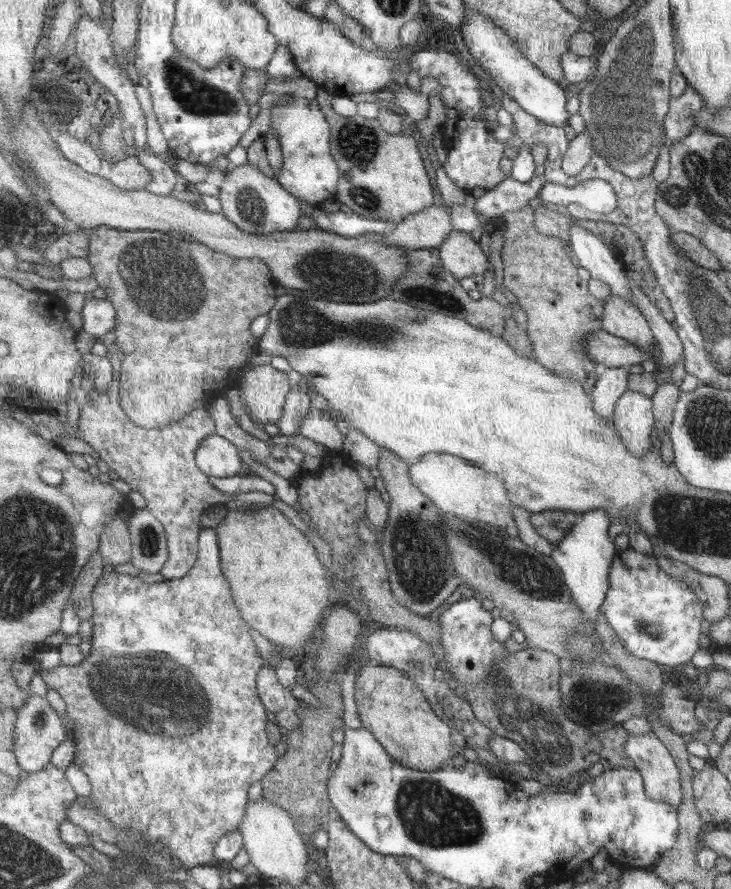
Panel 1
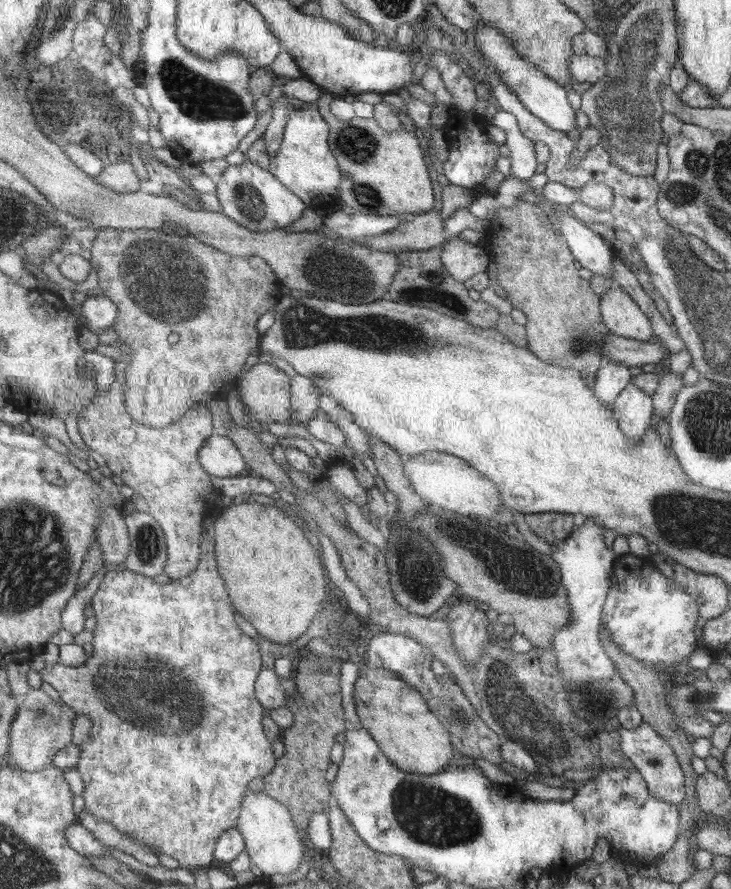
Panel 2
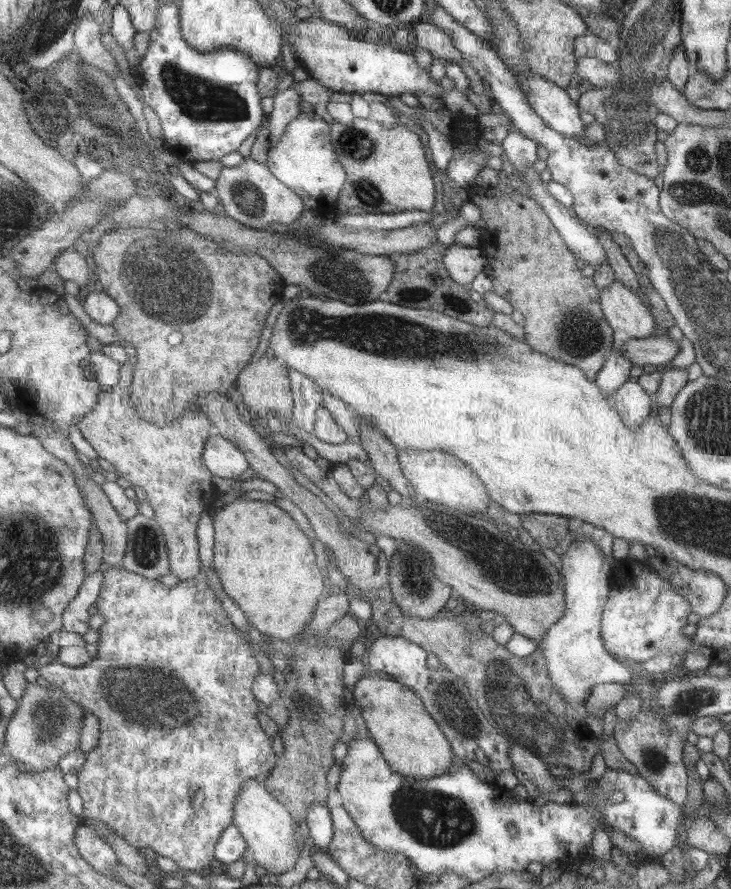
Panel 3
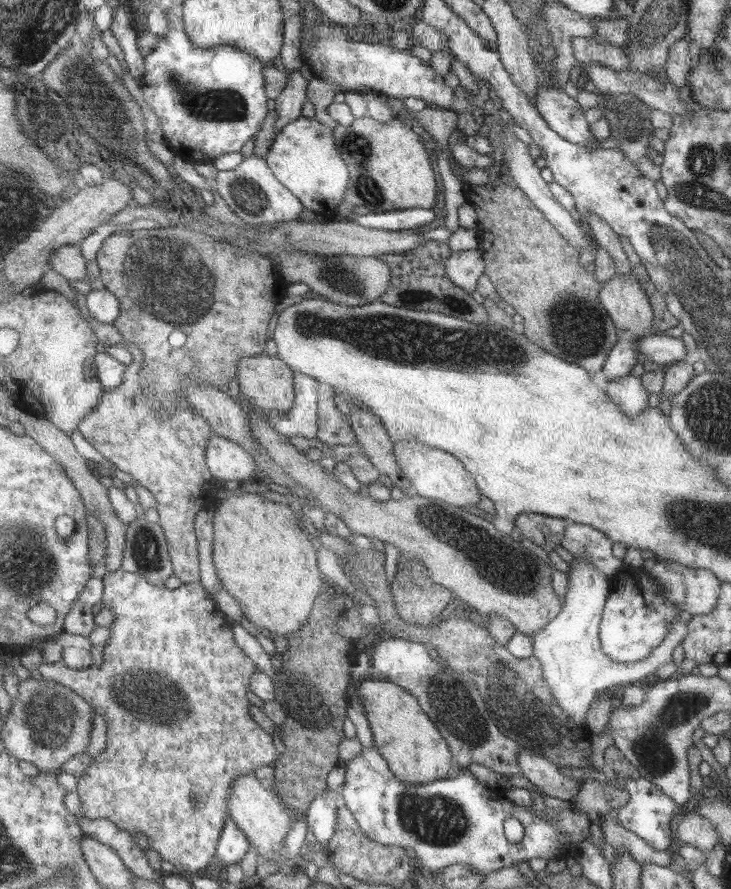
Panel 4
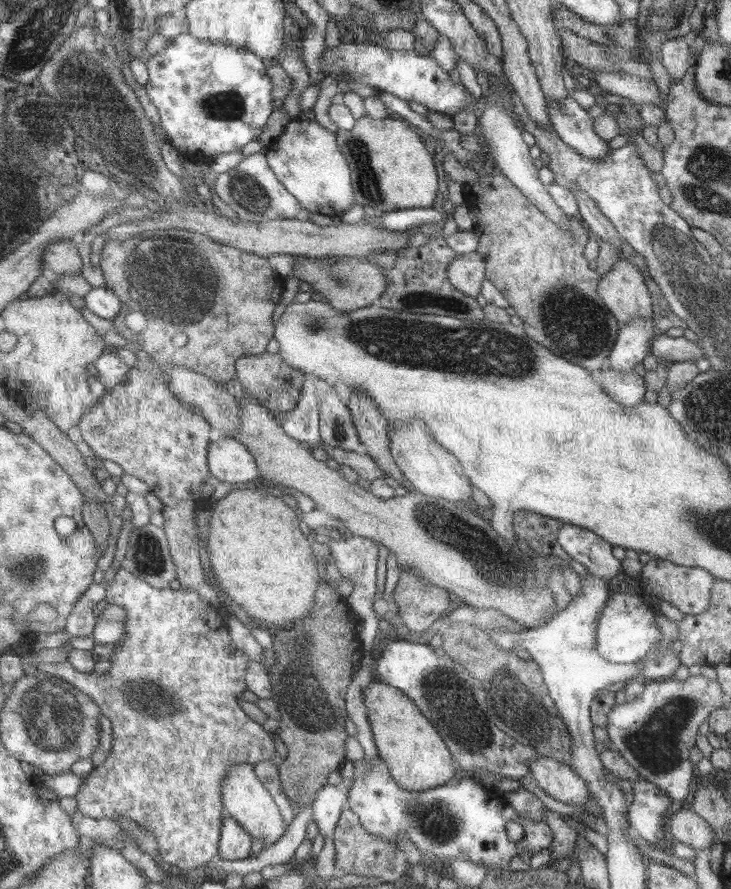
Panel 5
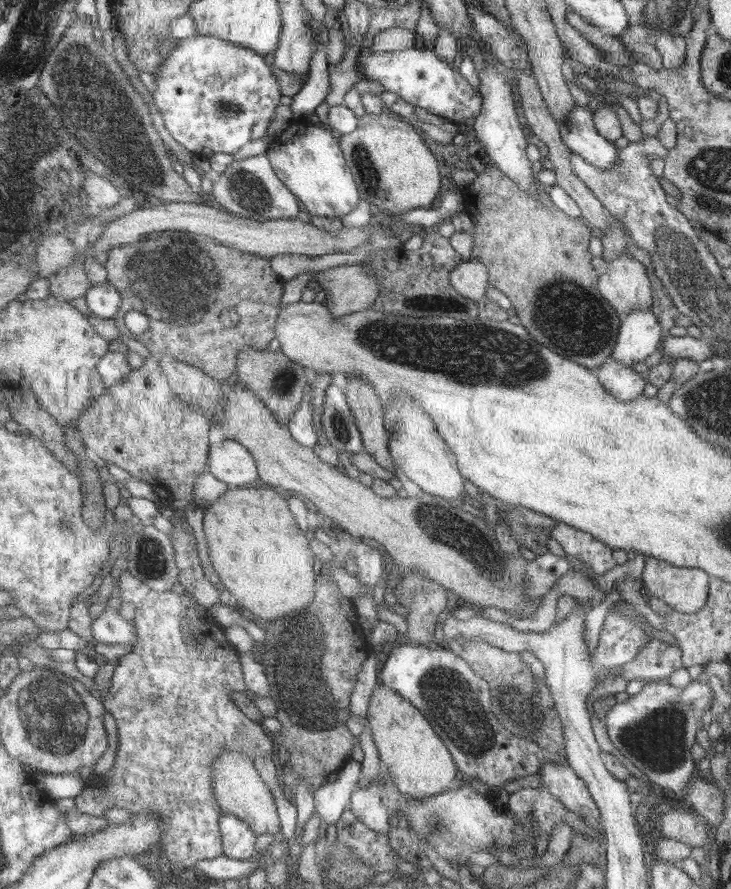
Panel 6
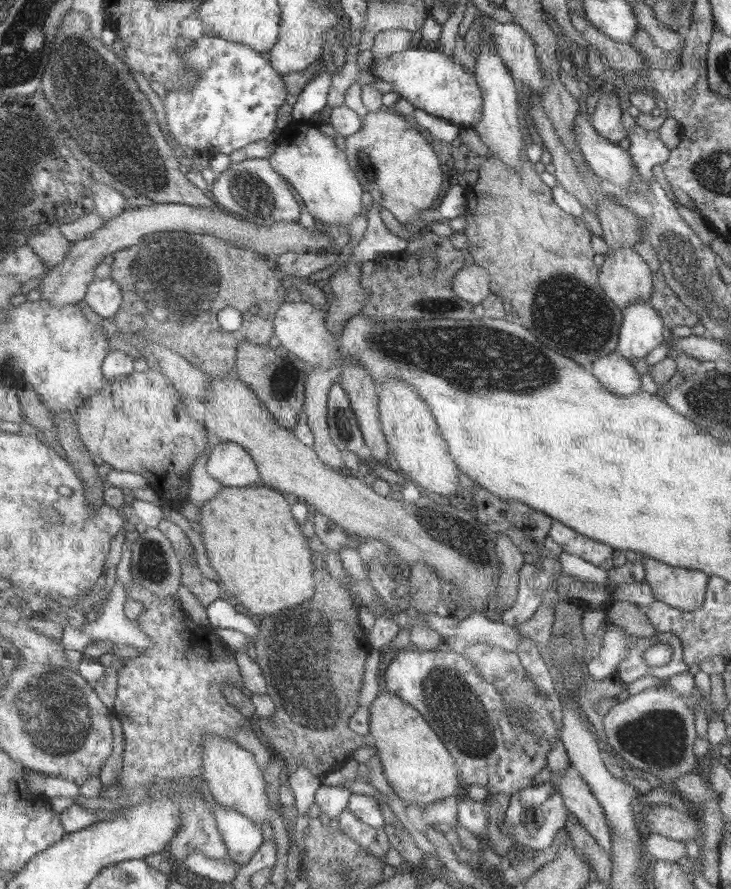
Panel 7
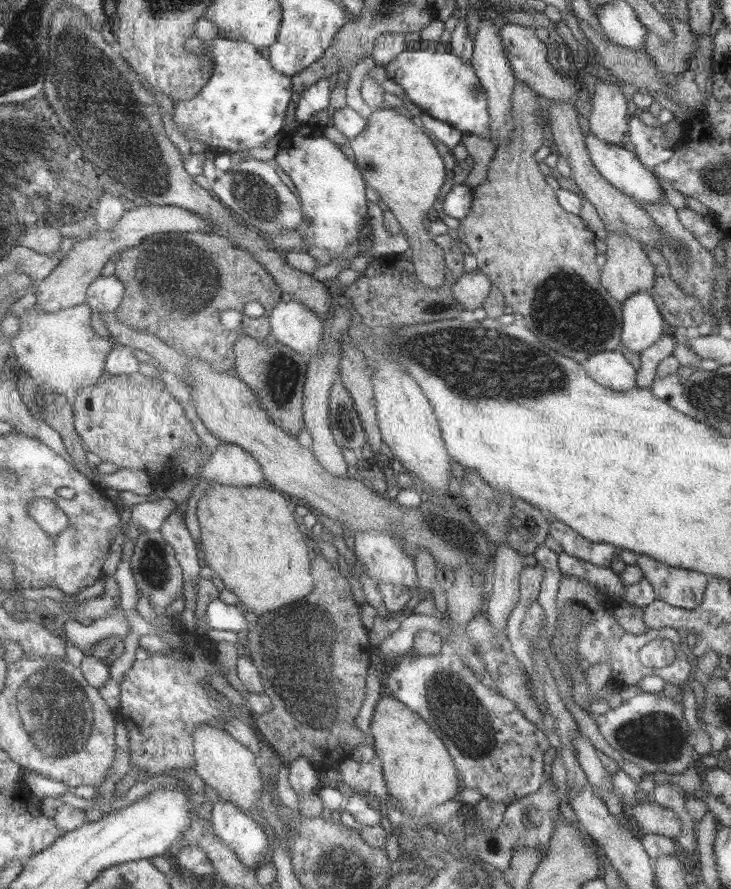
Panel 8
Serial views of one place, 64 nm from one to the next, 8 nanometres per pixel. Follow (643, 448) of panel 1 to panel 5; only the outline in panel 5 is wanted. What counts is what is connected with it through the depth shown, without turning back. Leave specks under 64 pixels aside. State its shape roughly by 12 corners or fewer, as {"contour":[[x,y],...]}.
{"contour":[[603,370],[603,388],[625,406],[647,400],[645,376]]}

